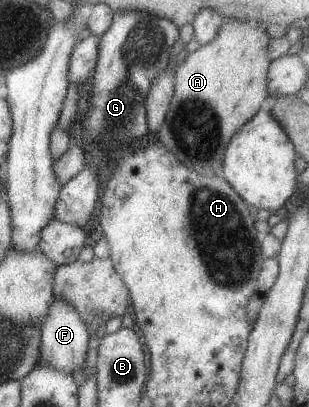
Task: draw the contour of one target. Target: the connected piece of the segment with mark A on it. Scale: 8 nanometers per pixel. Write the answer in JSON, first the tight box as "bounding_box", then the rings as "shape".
{"bounding_box":[156,20,271,176],"shape":[[[224,20],[211,42],[200,45],[178,65],[171,102],[156,136],[190,171],[207,176],[221,174],[227,143],[235,131],[261,108],[261,102],[268,96],[266,74],[271,61],[266,55],[266,44],[269,39],[265,26],[257,21]]]}

